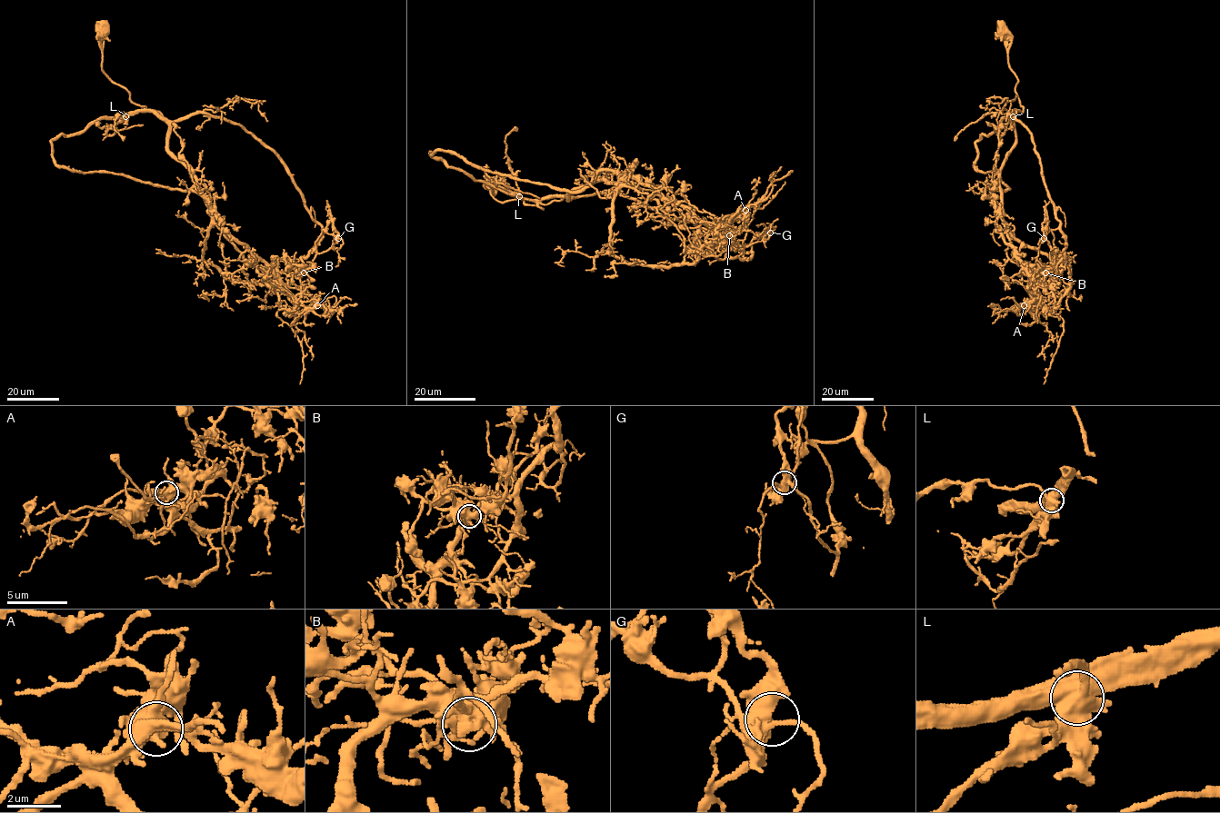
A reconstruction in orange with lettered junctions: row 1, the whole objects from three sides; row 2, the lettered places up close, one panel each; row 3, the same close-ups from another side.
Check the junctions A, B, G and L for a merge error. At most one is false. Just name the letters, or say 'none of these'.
L

